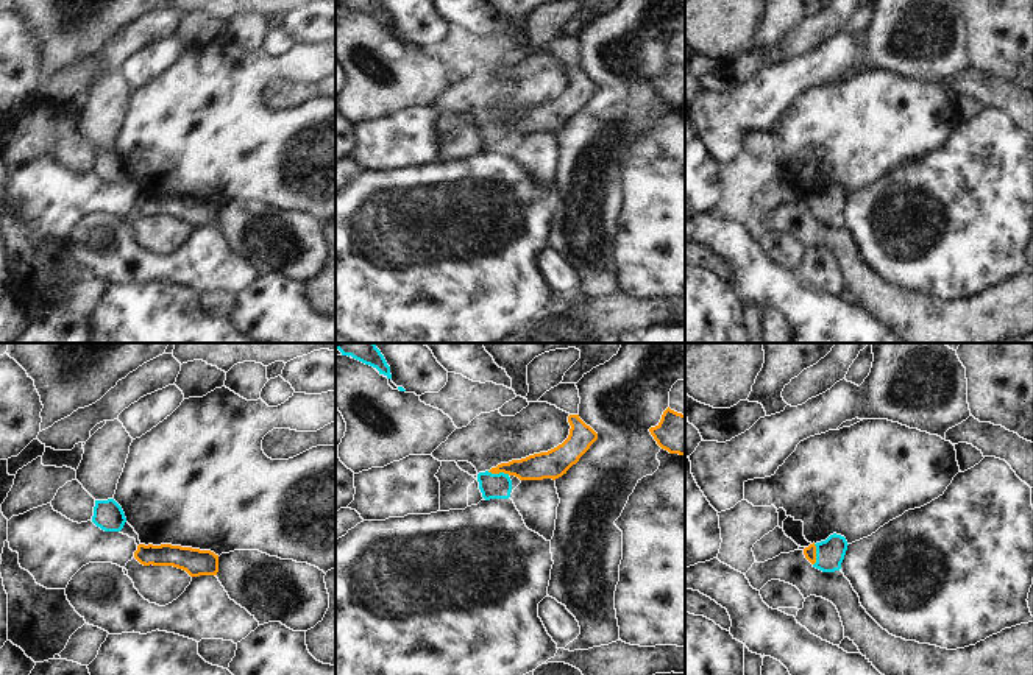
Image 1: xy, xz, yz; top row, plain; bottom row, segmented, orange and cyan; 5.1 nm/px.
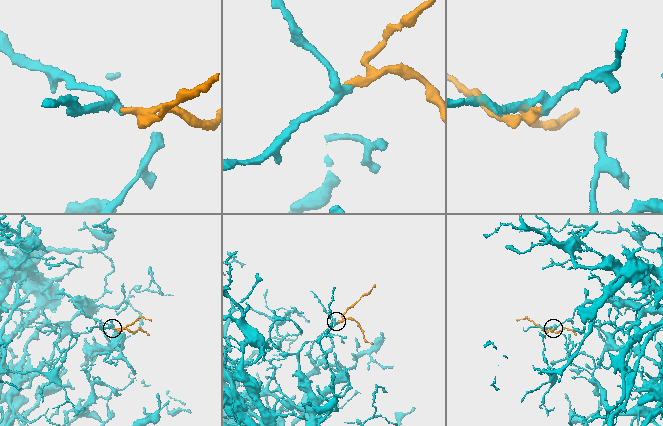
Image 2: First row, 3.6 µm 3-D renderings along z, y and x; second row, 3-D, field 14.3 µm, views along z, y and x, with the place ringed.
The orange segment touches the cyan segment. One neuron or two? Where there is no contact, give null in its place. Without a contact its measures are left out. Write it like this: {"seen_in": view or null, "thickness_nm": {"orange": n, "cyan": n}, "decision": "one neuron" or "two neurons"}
{"seen_in": "xz", "thickness_nm": {"orange": 140, "cyan": 130}, "decision": "one neuron"}

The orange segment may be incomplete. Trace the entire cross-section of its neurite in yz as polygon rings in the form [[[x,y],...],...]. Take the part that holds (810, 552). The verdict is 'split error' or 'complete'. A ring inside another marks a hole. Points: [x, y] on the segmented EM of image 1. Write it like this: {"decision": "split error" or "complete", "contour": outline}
{"decision": "split error", "contour": [[[833,533],[825,541],[805,547],[804,555],[813,567],[822,572],[835,572],[841,569],[847,546],[844,536]]]}

